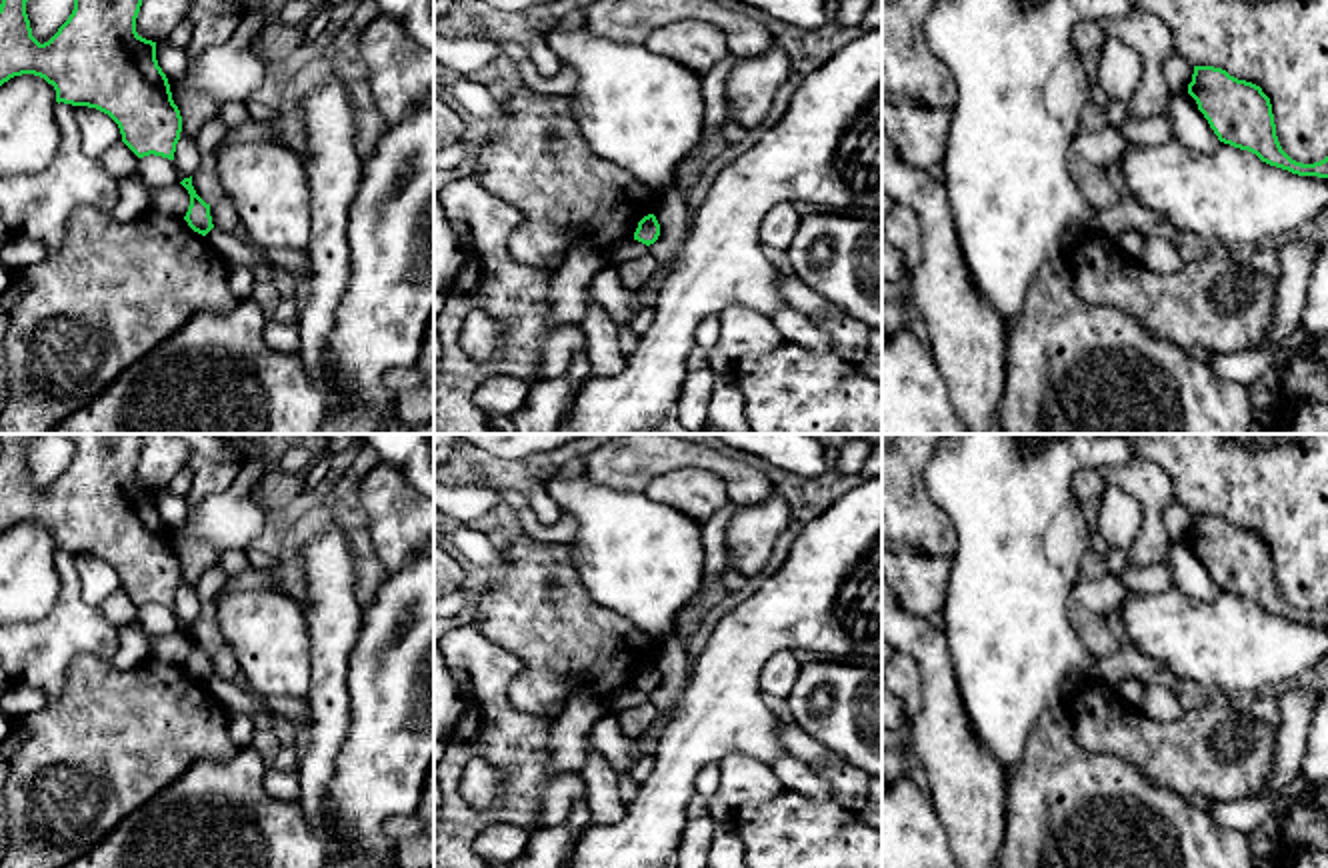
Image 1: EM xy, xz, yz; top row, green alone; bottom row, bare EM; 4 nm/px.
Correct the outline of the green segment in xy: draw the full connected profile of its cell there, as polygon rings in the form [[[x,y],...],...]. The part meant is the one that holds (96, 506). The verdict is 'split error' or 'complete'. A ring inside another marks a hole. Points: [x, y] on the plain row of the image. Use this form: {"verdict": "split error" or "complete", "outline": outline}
{"verdict": "complete", "outline": [[[0,434],[0,534],[14,524],[34,522],[56,538],[56,550],[88,554],[108,562],[122,590],[138,604],[174,608],[182,564],[156,508],[156,490],[136,480],[144,434],[64,434],[74,458],[44,492],[32,484],[26,450],[40,434]]]}

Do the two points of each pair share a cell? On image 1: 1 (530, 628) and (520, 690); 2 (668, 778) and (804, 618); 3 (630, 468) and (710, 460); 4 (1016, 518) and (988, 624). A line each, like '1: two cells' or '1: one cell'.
1: one cell
2: one cell
3: one cell
4: one cell

